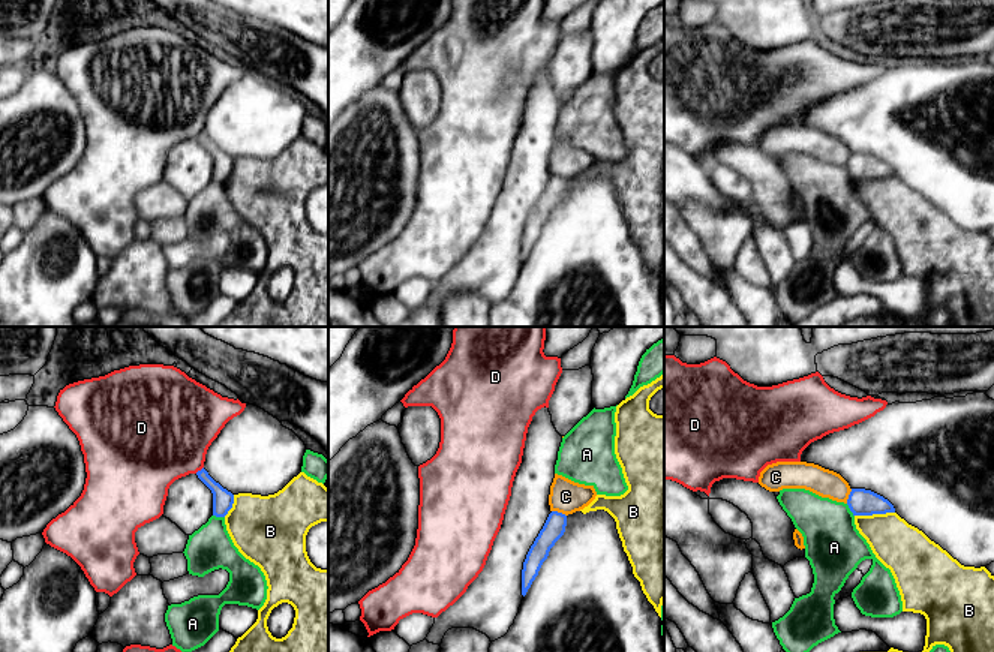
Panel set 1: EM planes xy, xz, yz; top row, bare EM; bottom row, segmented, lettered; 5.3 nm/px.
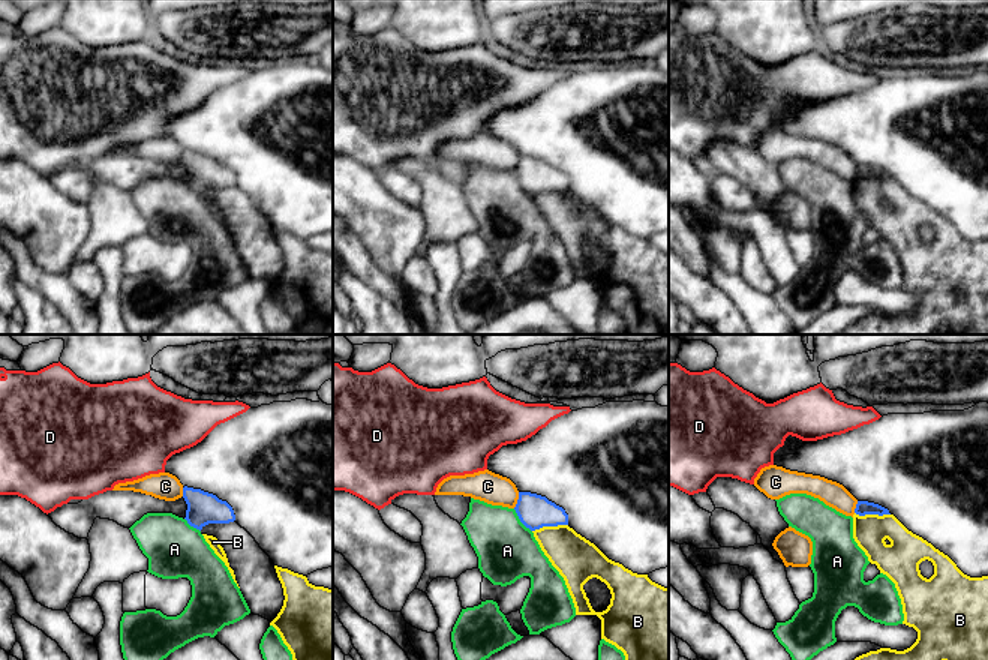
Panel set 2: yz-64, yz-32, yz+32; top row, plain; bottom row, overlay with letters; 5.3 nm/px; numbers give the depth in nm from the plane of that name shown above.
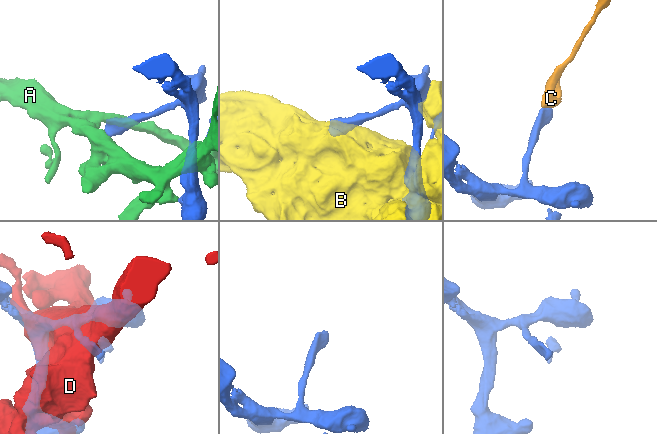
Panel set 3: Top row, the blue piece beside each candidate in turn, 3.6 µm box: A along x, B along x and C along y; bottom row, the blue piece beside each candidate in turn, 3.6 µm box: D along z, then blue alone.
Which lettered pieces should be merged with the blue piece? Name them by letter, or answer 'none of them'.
C

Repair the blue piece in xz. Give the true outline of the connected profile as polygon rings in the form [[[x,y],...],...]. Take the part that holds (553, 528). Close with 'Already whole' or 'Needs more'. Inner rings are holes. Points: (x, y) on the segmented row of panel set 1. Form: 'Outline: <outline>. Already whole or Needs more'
Outline: [[[555,474],[550,486],[549,505],[550,514],[531,546],[522,570],[522,595],[525,597],[532,582],[538,576],[550,549],[564,535],[567,516],[588,507],[597,496],[594,486],[574,483]]]. Needs more

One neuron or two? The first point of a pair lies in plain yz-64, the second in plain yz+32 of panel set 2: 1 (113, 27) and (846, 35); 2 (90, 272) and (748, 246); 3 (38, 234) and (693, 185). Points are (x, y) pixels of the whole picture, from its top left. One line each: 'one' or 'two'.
1: two
2: one
3: one

